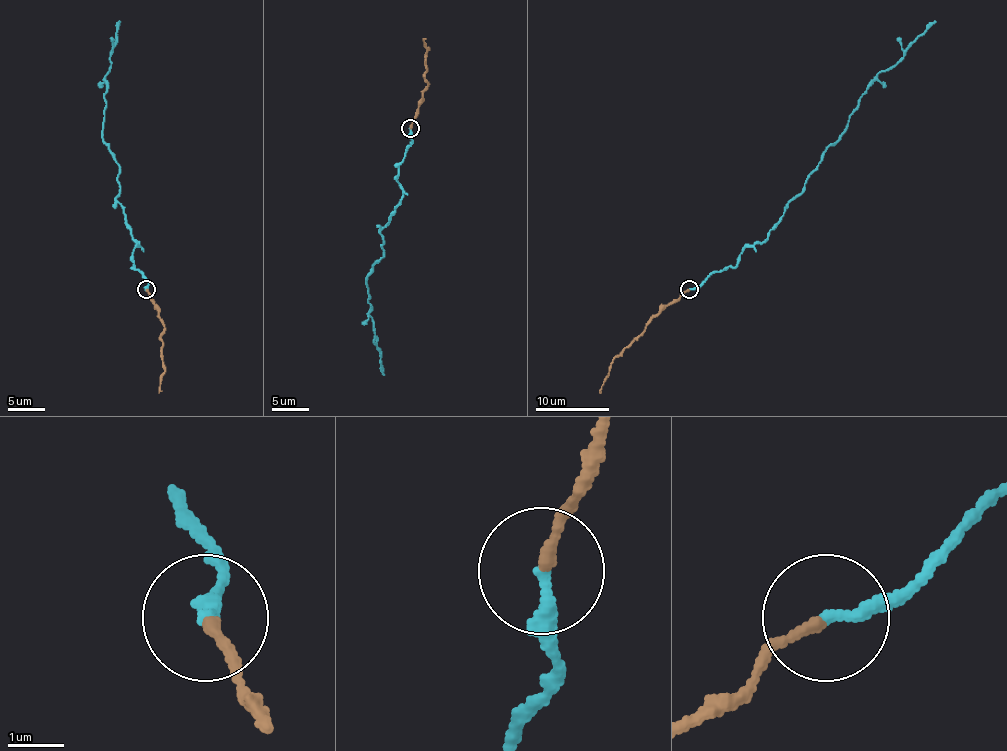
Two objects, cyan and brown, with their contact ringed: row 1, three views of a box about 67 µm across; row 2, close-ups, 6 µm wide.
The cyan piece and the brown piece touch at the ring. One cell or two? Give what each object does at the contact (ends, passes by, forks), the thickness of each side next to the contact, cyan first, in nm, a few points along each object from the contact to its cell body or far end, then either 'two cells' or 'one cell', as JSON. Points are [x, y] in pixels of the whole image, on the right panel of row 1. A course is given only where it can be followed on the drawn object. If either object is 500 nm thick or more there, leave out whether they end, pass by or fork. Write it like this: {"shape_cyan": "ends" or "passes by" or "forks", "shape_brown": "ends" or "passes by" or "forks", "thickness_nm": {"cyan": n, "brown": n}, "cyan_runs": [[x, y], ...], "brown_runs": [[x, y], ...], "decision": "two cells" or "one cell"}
{"shape_cyan": "ends", "shape_brown": "ends", "thickness_nm": {"cyan": 240, "brown": 180}, "cyan_runs": [[689, 289], [735, 267], [740, 252], [762, 243], [875, 76], [936, 21]], "brown_runs": [[689, 289], [663, 307], [613, 361], [600, 392]], "decision": "one cell"}

